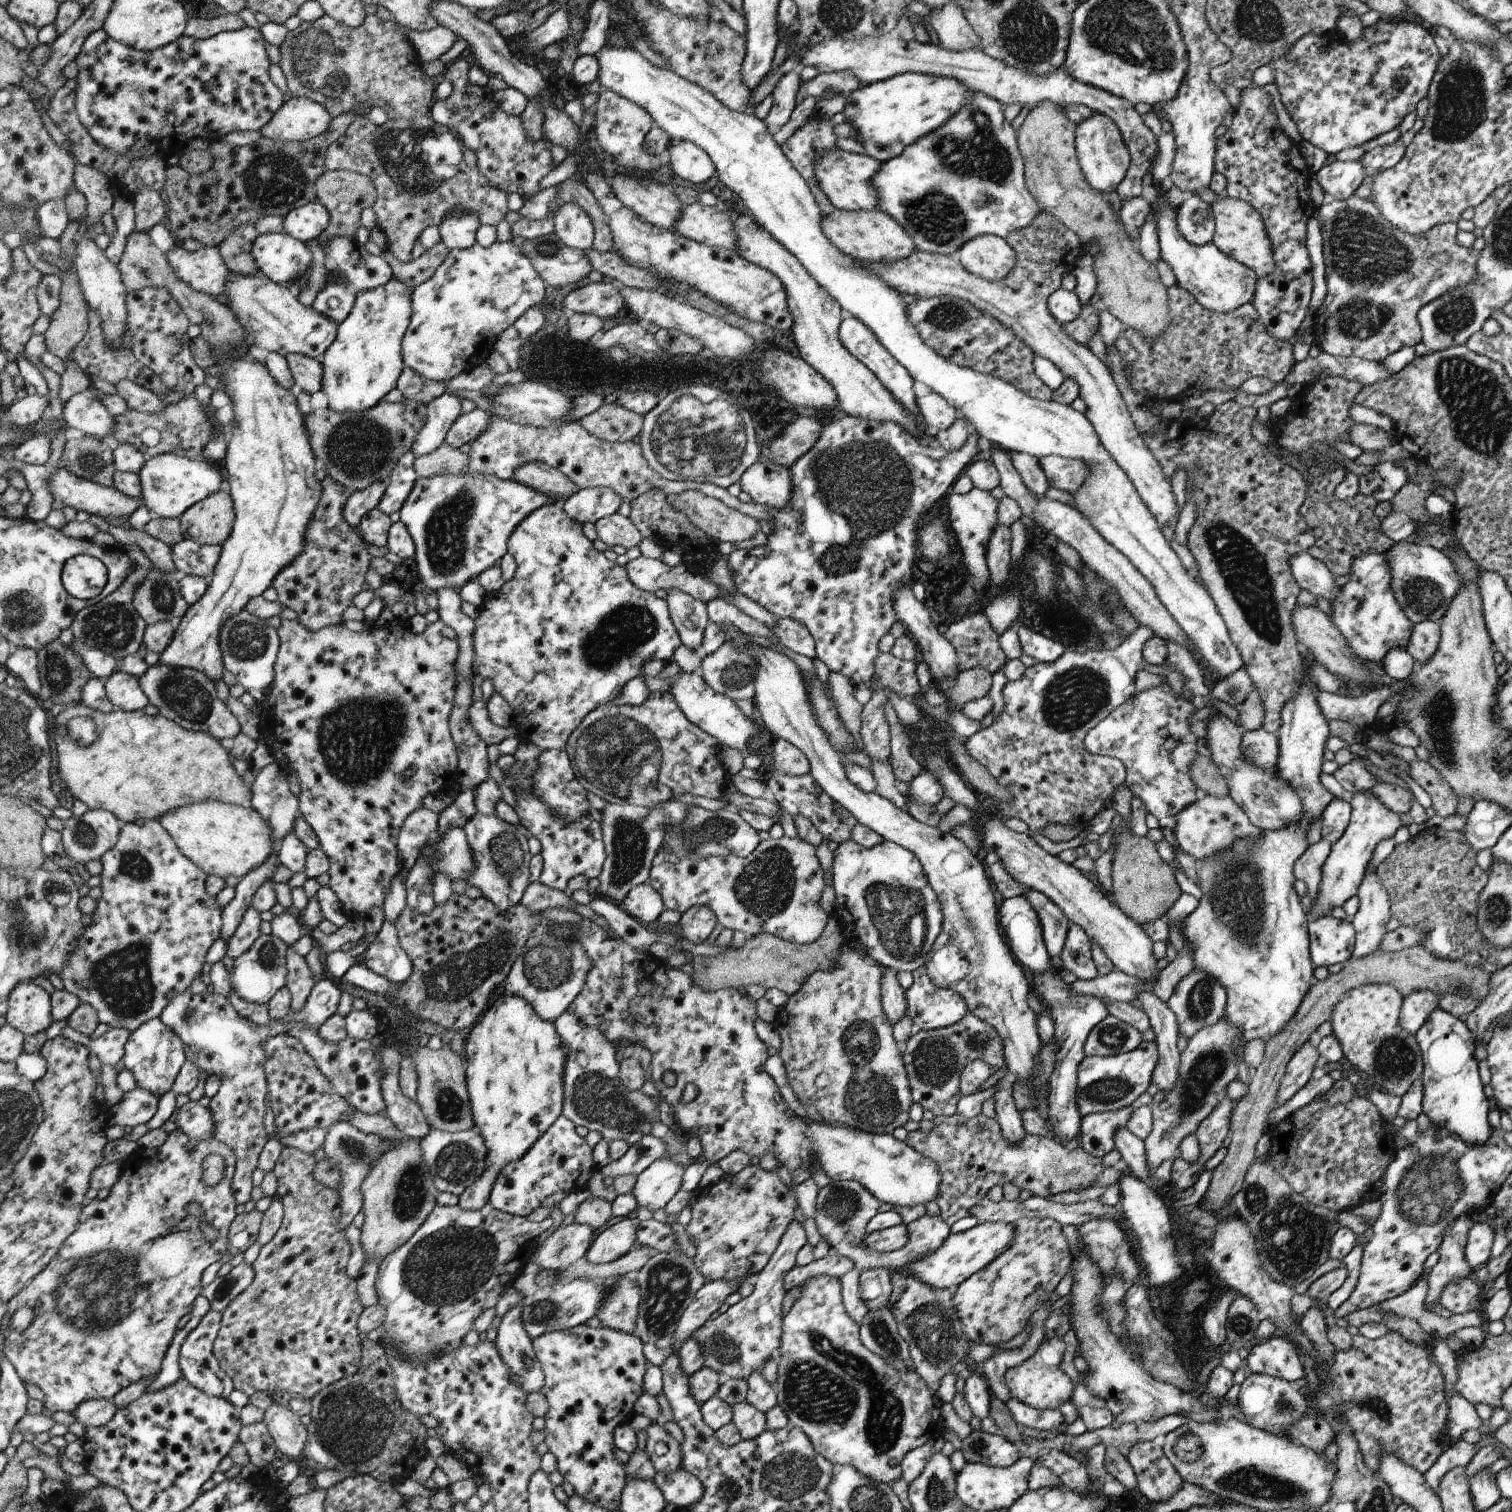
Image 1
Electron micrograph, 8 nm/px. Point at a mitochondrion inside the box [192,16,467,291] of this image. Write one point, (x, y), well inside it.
(314, 59)

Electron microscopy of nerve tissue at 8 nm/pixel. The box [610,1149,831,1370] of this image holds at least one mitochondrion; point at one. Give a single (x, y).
(669, 1282)

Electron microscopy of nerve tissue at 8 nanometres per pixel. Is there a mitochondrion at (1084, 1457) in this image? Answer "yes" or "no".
no

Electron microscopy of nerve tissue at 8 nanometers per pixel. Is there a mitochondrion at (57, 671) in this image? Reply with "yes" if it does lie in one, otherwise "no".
yes

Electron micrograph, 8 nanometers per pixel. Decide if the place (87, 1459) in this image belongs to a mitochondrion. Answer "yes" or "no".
no

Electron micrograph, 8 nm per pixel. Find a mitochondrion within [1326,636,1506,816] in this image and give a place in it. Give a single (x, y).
(1440, 713)

